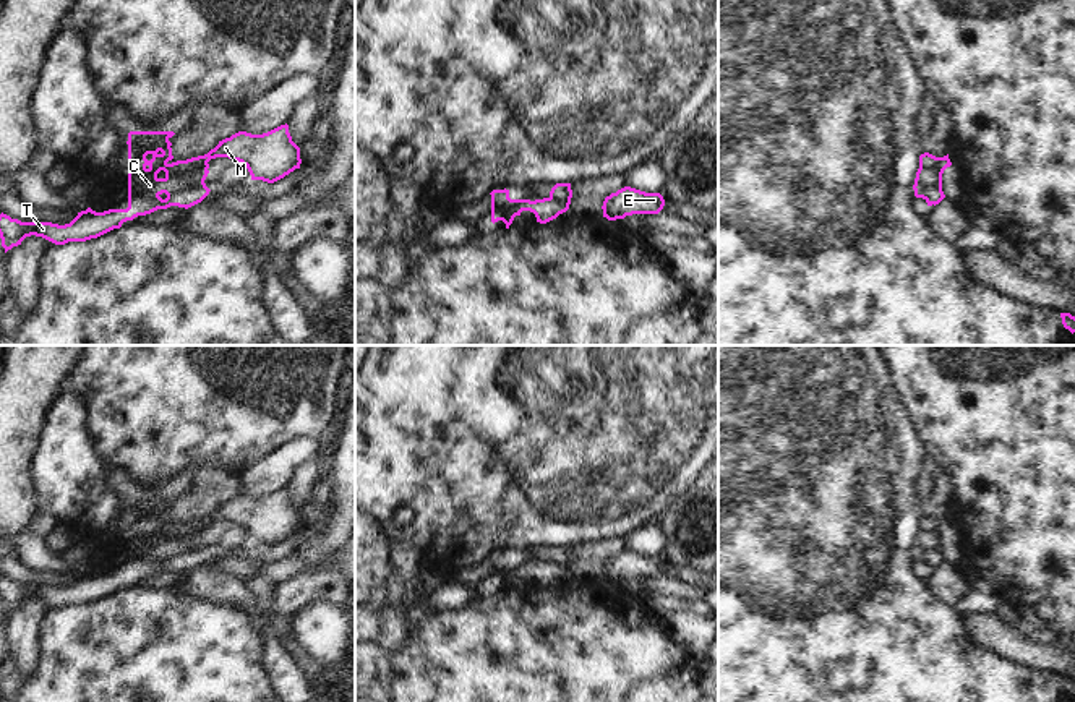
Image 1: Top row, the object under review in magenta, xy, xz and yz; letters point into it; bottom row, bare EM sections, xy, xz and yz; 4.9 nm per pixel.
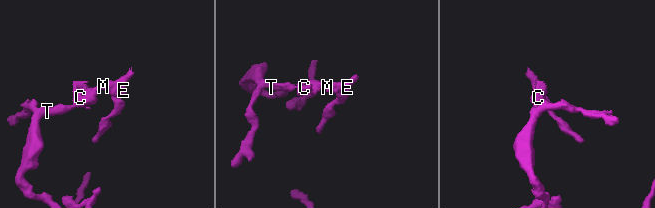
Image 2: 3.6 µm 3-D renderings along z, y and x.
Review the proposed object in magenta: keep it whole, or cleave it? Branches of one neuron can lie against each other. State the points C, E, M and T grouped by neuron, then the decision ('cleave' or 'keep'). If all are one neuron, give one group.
groups C T / E M; cleave

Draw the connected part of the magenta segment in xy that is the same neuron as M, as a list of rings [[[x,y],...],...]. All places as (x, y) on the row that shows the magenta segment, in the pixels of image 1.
[[[287,123],[263,135],[238,131],[191,161],[201,164],[216,157],[238,161],[248,169],[251,180],[268,183],[284,178],[302,164],[300,148],[292,141]]]

